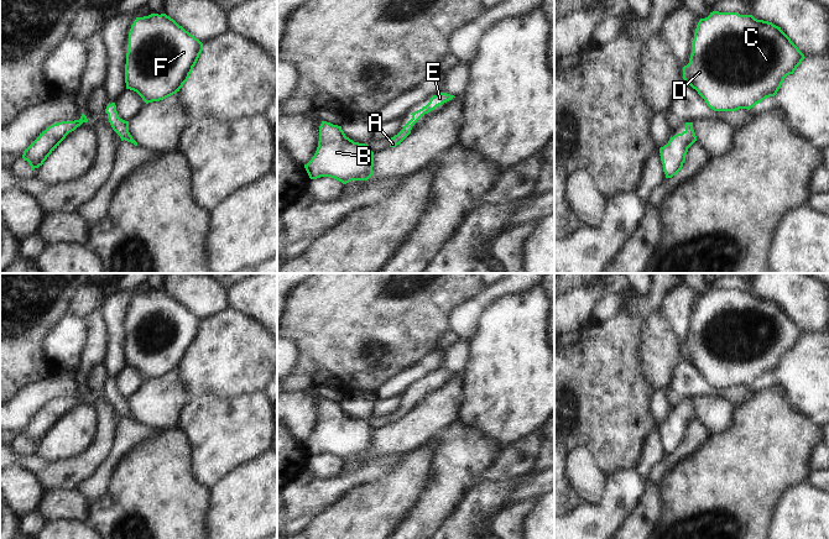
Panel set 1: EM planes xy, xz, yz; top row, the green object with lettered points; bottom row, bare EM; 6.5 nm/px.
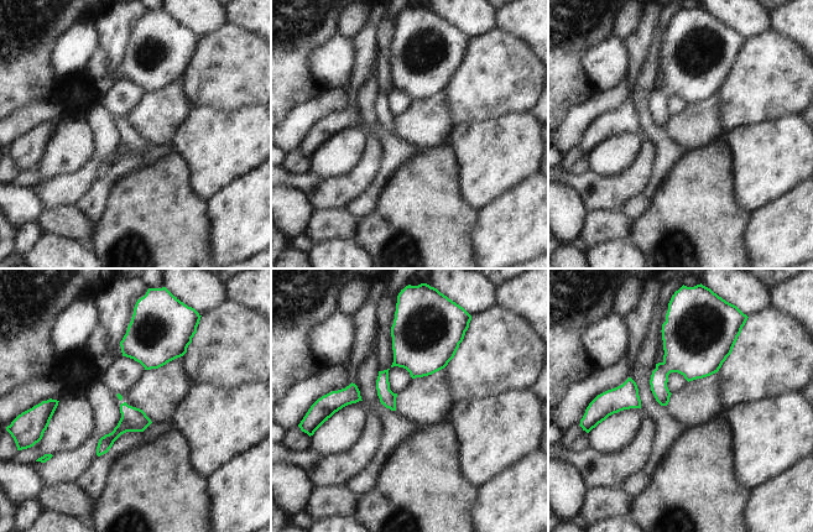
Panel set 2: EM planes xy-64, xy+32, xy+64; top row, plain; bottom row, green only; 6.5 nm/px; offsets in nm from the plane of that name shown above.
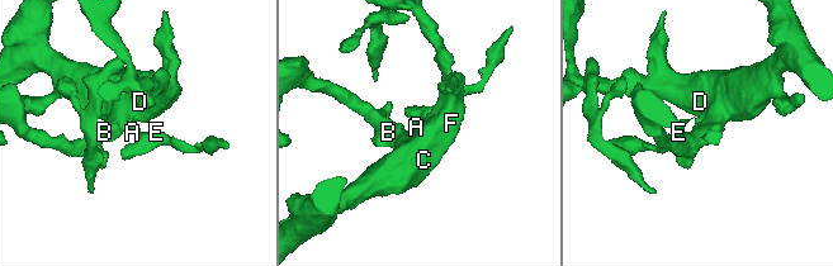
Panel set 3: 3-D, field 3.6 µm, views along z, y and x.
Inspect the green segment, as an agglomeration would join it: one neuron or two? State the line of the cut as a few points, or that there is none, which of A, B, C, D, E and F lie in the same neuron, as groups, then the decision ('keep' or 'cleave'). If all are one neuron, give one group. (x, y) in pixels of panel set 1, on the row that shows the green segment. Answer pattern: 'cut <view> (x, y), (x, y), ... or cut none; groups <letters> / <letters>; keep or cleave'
cut none; groups A B C D E F; keep

